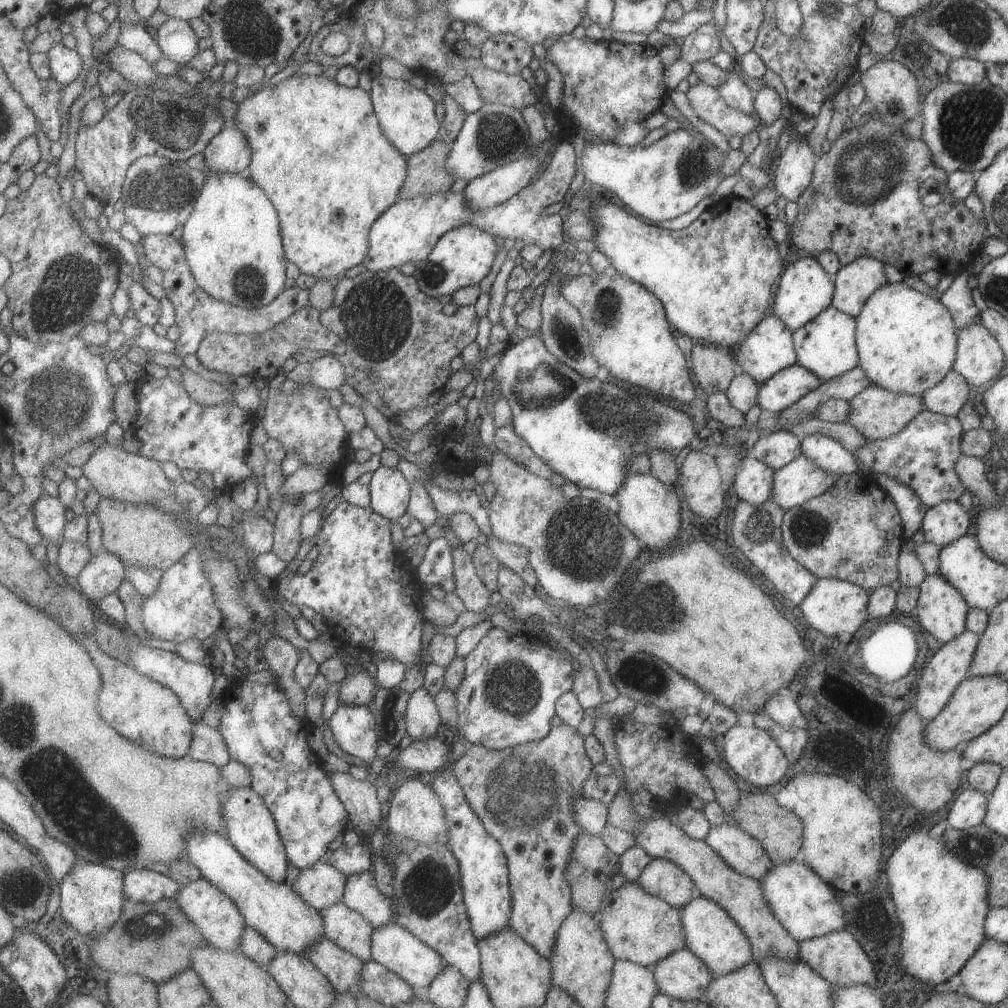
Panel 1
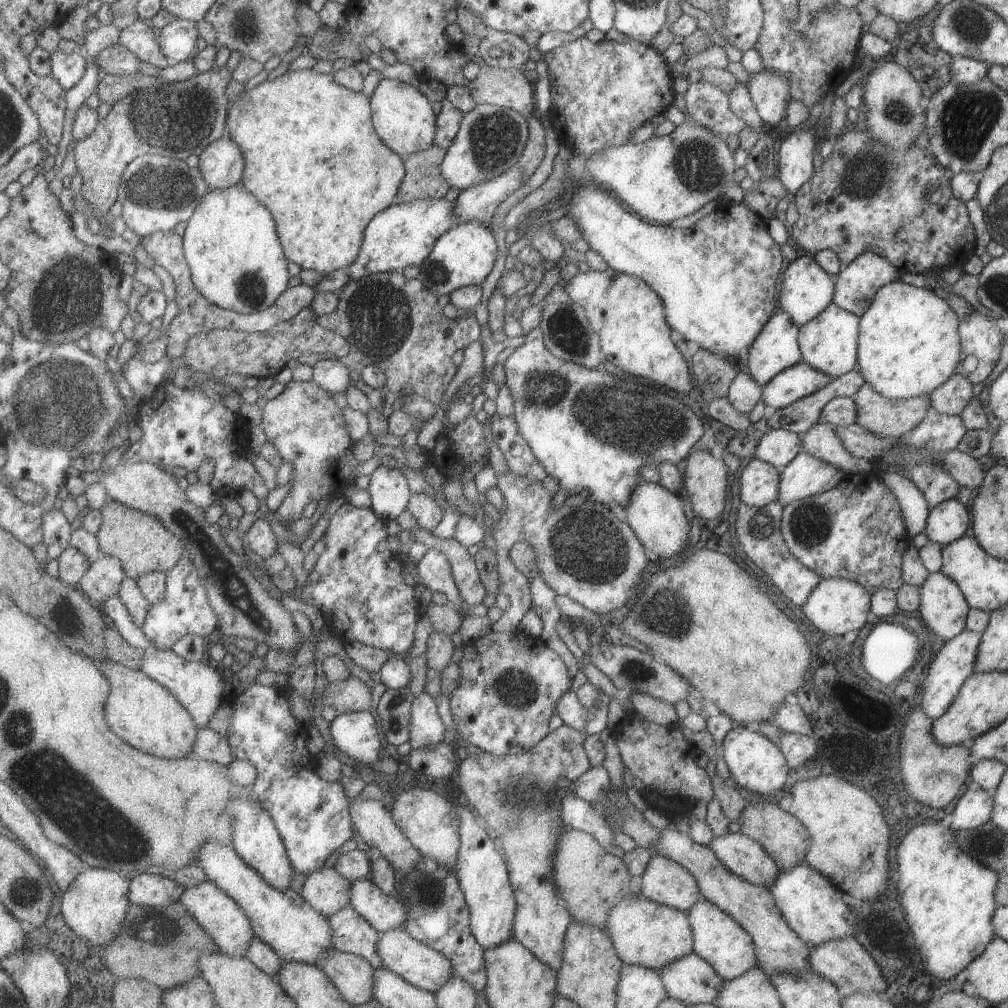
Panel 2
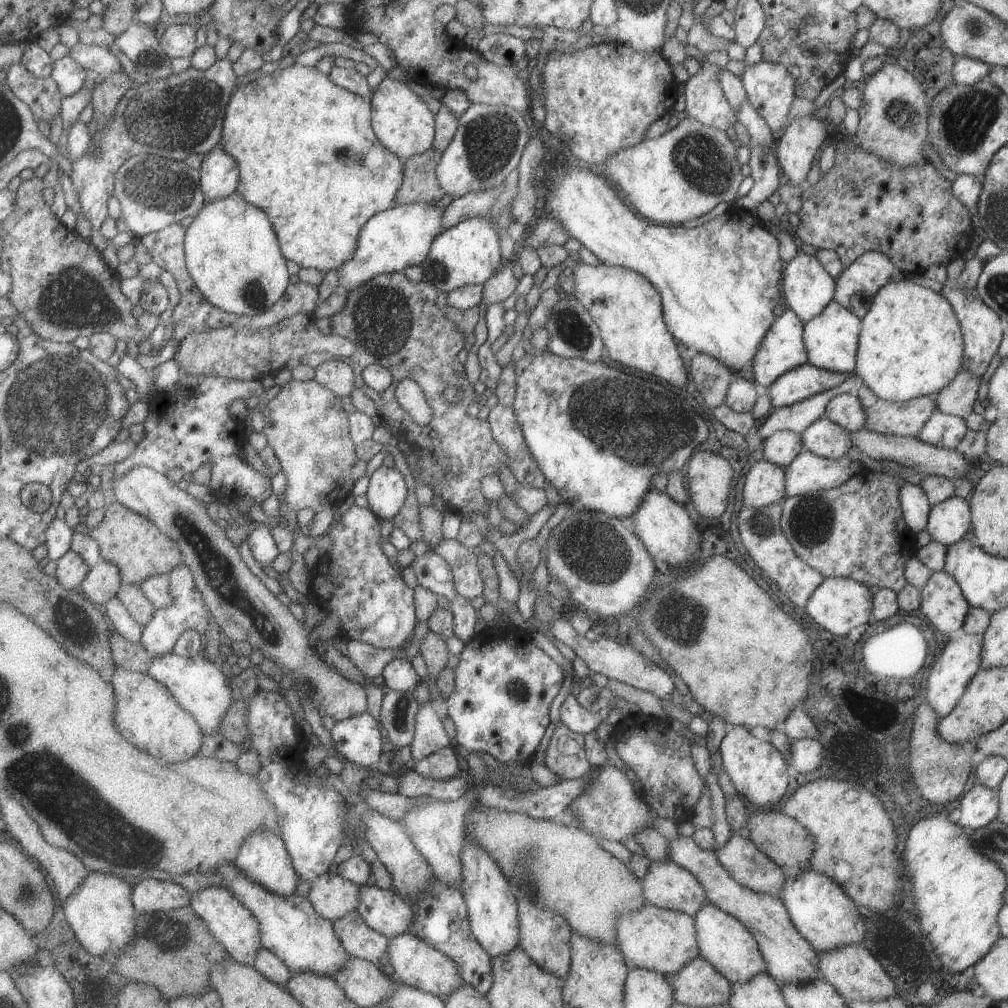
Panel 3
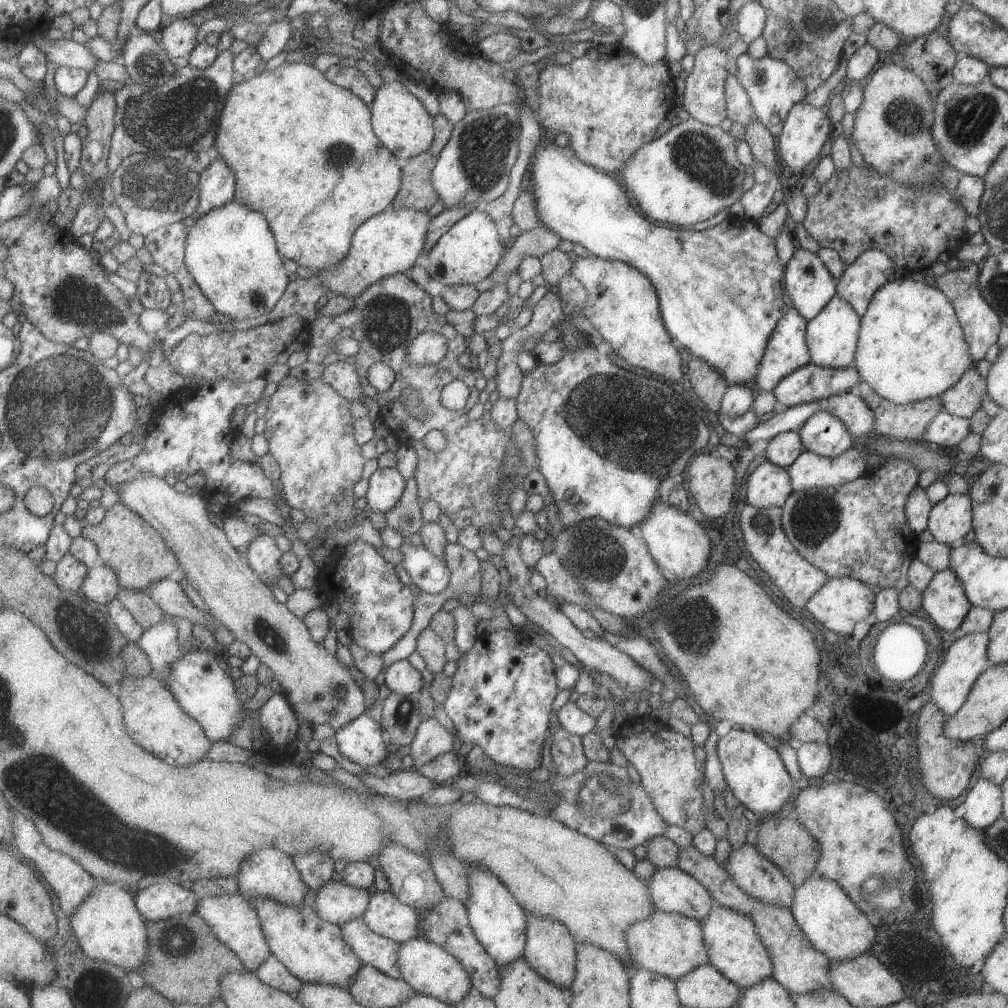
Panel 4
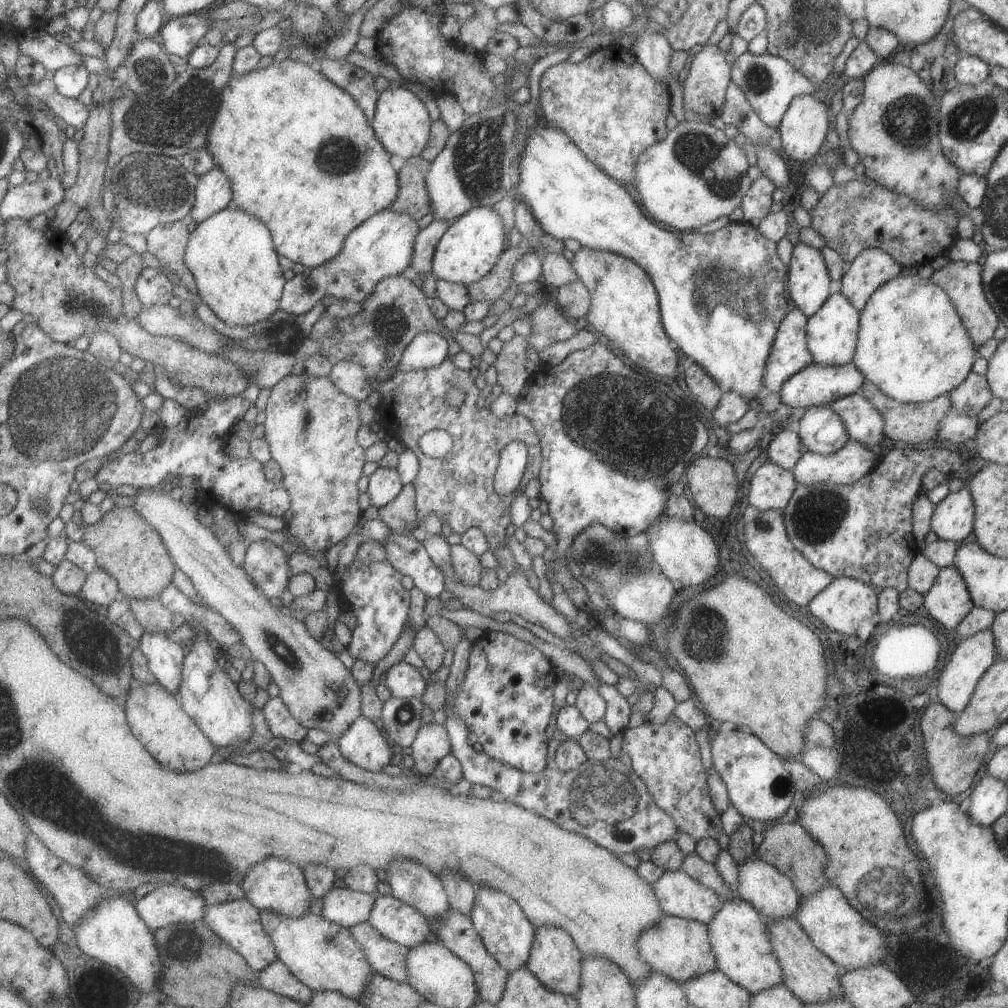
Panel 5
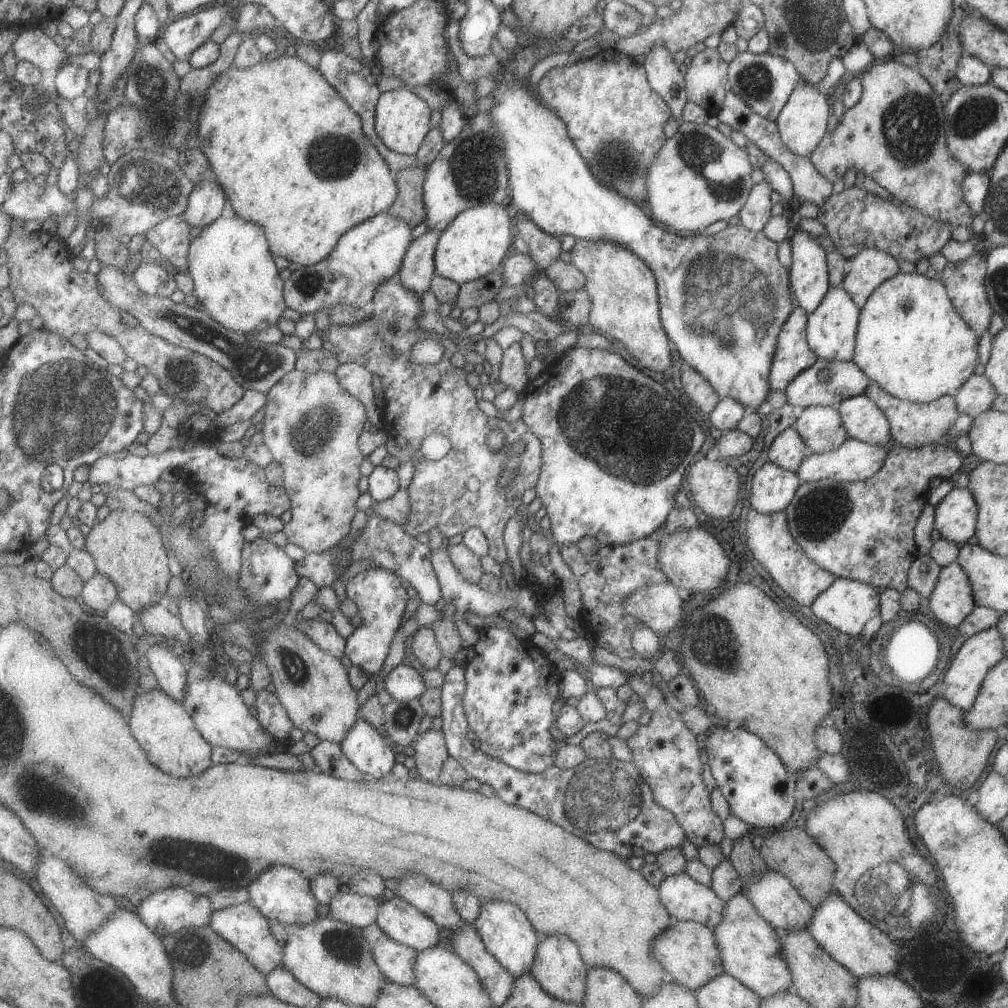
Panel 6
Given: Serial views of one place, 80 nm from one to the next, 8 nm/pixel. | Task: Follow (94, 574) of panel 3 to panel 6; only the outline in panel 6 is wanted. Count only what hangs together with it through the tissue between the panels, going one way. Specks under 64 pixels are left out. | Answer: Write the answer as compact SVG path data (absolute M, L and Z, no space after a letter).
M97 574L84 584L81 600L92 610L107 612L119 598L118 588L109 577Z

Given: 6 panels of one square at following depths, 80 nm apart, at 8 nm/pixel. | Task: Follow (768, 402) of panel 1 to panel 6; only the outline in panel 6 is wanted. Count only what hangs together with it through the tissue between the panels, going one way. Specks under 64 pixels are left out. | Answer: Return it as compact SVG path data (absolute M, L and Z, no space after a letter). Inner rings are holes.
M817 359L810 367L803 372L796 374L791 382L787 383L784 393L786 402L793 406L805 408L815 405L831 405L836 402L847 400L855 395L862 395L871 381L859 370L859 367L851 361L826 361ZM819 370L829 370L830 378L828 382L819 380Z

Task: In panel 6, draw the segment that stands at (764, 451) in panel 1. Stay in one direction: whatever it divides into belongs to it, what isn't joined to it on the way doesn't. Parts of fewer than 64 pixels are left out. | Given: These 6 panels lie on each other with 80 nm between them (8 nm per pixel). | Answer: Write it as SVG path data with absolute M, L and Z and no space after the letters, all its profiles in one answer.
M791 426L782 430L771 442L768 449L768 461L795 473L800 462L809 453L811 451Z

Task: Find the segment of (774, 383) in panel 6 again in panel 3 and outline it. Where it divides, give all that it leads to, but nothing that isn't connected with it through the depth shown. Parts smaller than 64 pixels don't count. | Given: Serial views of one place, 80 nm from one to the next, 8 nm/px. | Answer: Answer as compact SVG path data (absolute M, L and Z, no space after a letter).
M784 308L783 314L776 317L774 322L771 322L769 330L765 332L763 340L759 342L757 350L755 350L755 356L751 360L753 367L753 381L762 390L766 390L767 386L777 378L792 370L801 364L807 363L807 354L805 348L803 348L803 340L801 340L803 331L803 323L799 318L796 318L795 314L791 310Z

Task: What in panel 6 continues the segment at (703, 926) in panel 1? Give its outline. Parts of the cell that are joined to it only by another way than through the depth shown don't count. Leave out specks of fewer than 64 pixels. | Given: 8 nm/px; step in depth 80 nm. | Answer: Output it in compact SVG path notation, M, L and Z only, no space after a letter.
M739 892L724 902L724 915L713 928L720 961L725 973L752 990L760 999L788 991L792 976L780 949L780 933L774 929Z

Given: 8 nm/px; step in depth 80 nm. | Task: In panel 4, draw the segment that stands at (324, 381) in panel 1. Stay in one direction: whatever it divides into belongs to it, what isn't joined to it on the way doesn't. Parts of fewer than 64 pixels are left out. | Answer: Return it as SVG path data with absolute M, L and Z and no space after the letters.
M328 360L322 379L350 401L359 400L364 394L361 386L364 378L359 376L357 368L347 360Z

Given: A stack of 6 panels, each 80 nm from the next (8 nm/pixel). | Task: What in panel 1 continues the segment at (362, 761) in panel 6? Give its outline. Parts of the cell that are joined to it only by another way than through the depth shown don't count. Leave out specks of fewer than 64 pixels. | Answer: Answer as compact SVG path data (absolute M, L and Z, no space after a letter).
M341 704L328 724L344 752L358 756L365 764L377 758L381 738L377 731L376 714L369 708Z

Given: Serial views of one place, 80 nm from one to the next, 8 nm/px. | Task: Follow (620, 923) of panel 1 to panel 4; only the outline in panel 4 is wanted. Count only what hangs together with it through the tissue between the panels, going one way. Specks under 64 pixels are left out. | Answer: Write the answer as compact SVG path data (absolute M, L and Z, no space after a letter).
M654 909L651 916L635 922L626 930L626 946L629 948L628 960L637 969L644 969L677 980L689 970L708 964L707 950L701 938L699 921L681 914L665 913Z

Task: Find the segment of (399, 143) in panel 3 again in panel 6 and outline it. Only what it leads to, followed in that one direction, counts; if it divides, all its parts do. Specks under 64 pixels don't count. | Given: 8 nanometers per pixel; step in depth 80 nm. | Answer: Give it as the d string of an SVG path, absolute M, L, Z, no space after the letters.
M401 86L381 93L376 108L376 129L391 150L401 154L416 155L427 134L431 132L431 116L433 116L431 105L416 92L411 92L409 87Z

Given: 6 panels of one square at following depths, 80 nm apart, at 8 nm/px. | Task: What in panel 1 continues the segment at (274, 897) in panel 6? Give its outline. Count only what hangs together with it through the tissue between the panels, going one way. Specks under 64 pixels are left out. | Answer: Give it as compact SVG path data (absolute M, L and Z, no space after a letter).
M251 787L232 788L222 798L224 821L228 826L228 839L235 848L249 859L251 864L259 867L271 880L285 882L290 858L286 851L282 834L278 831L278 822L266 805L266 800Z

